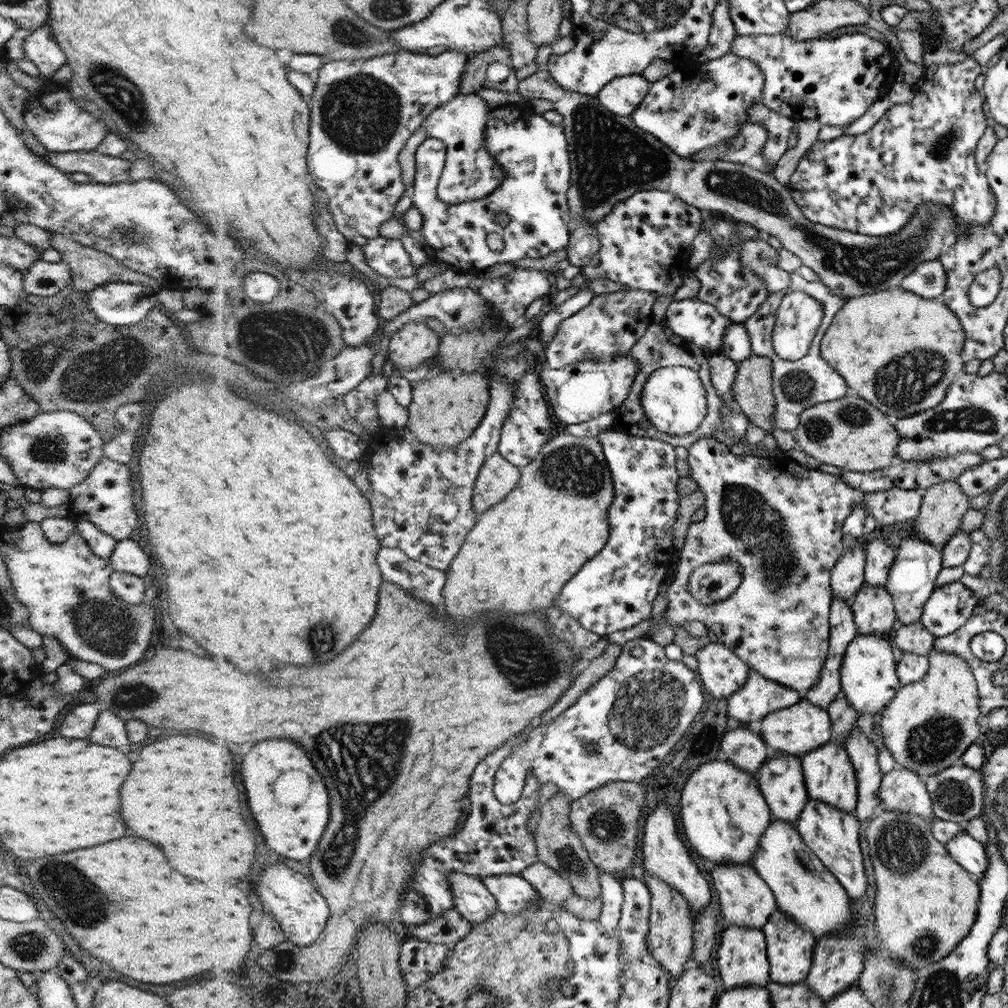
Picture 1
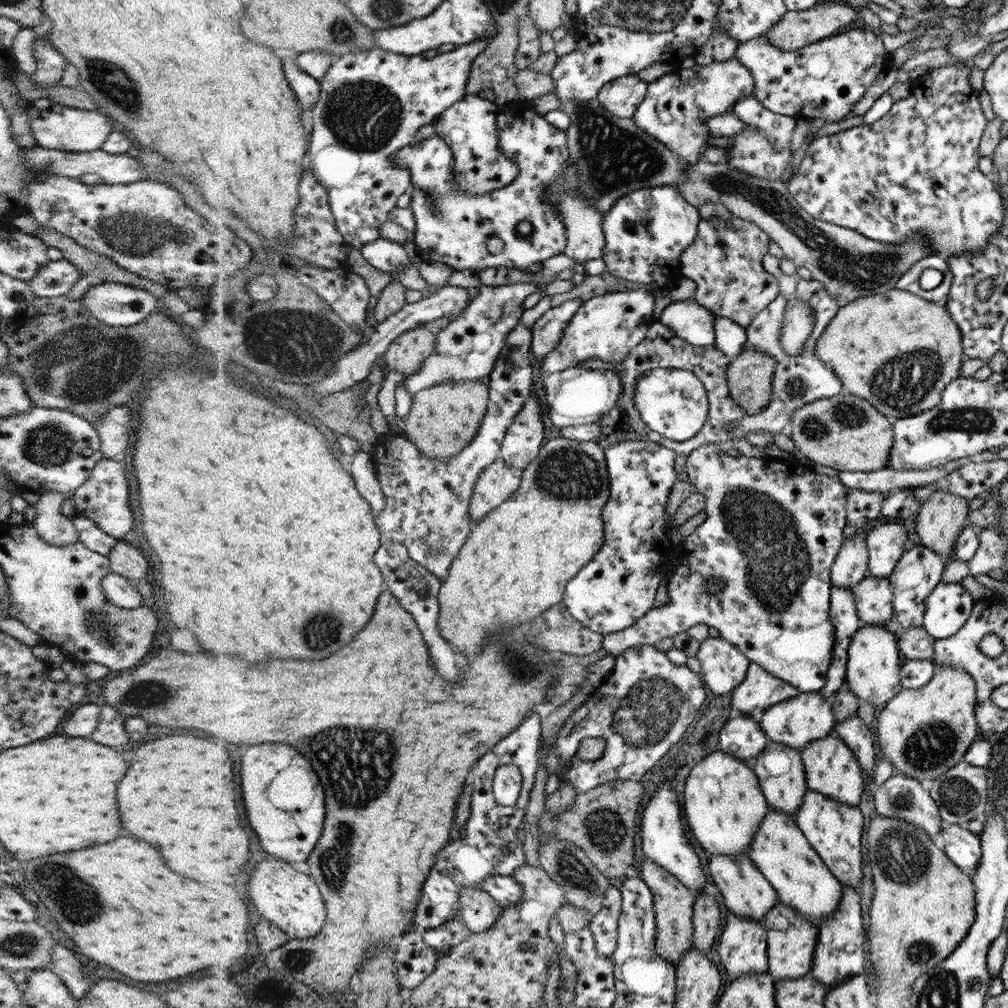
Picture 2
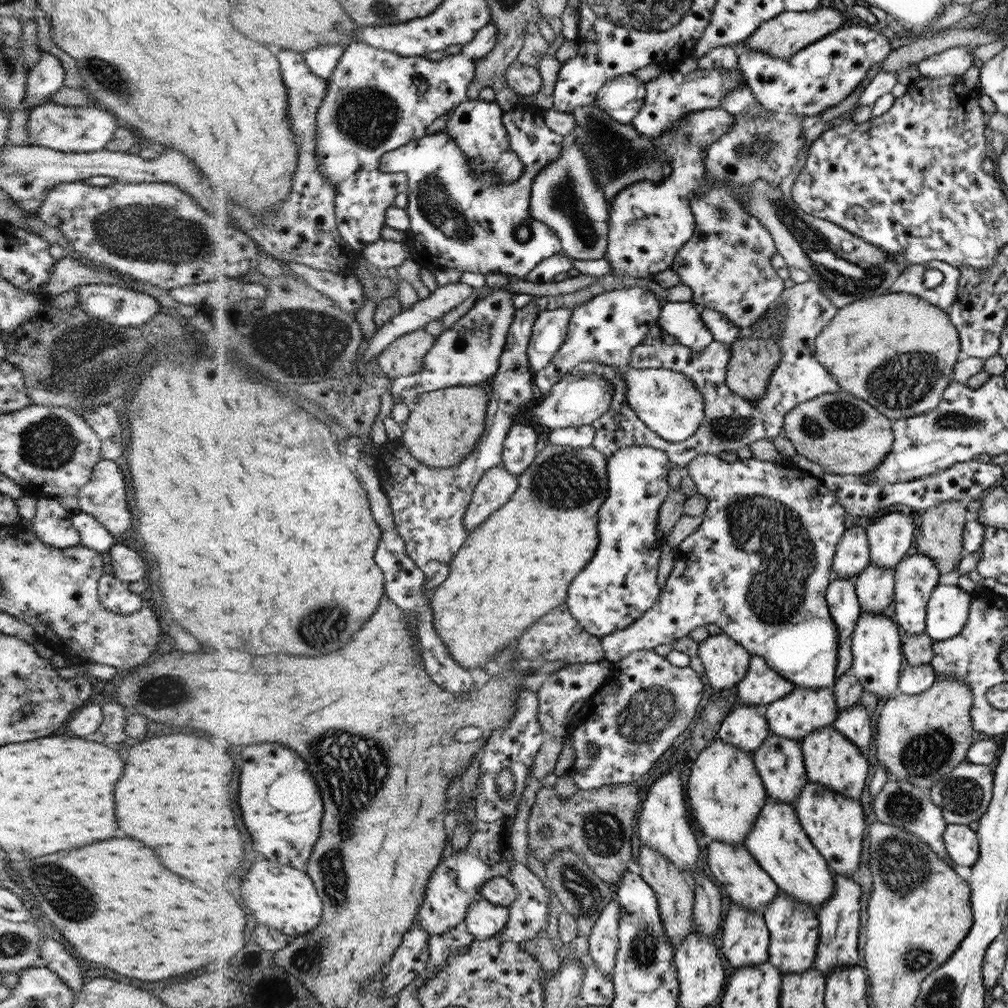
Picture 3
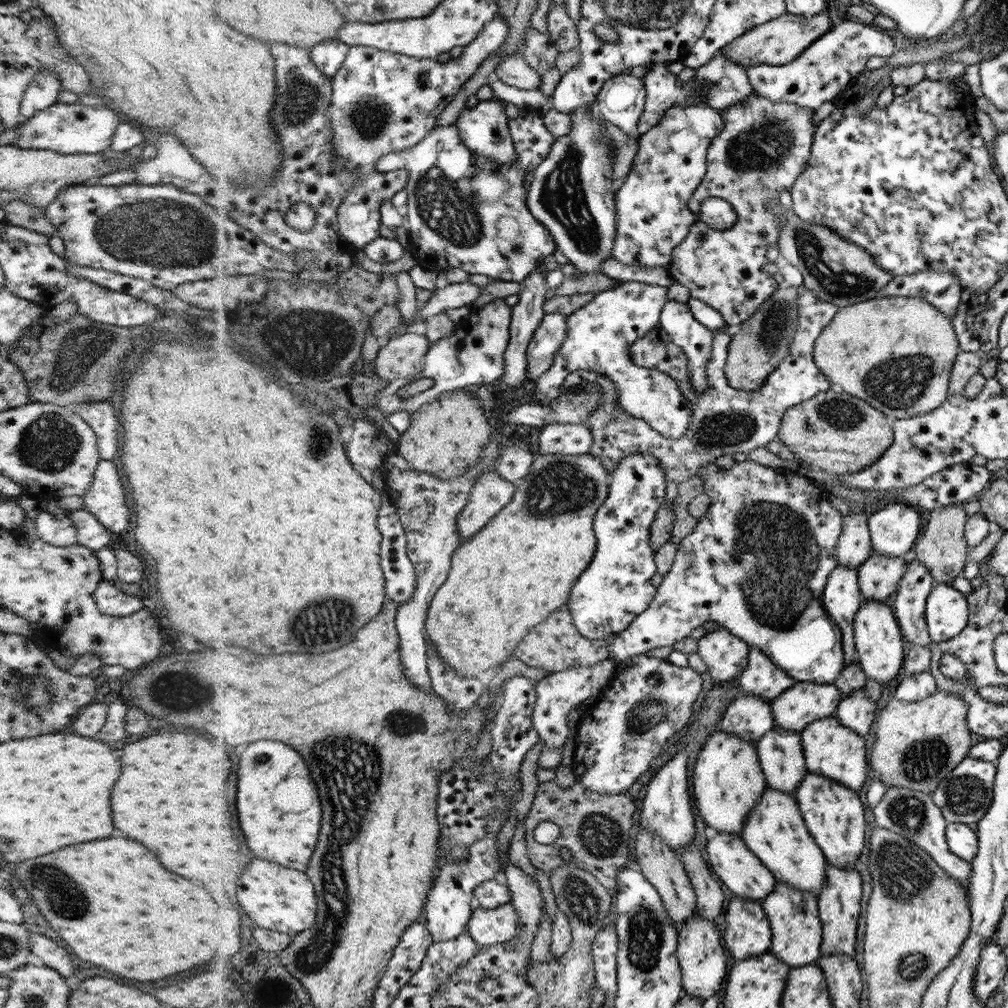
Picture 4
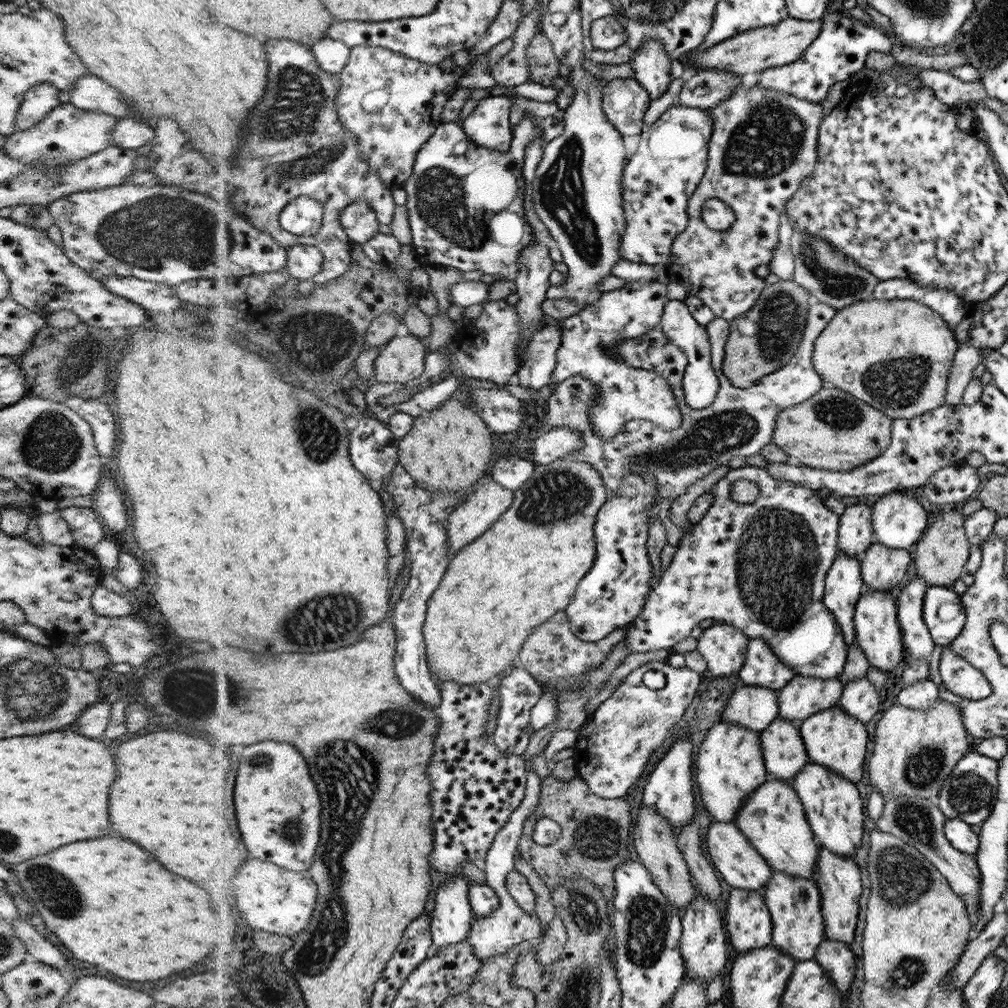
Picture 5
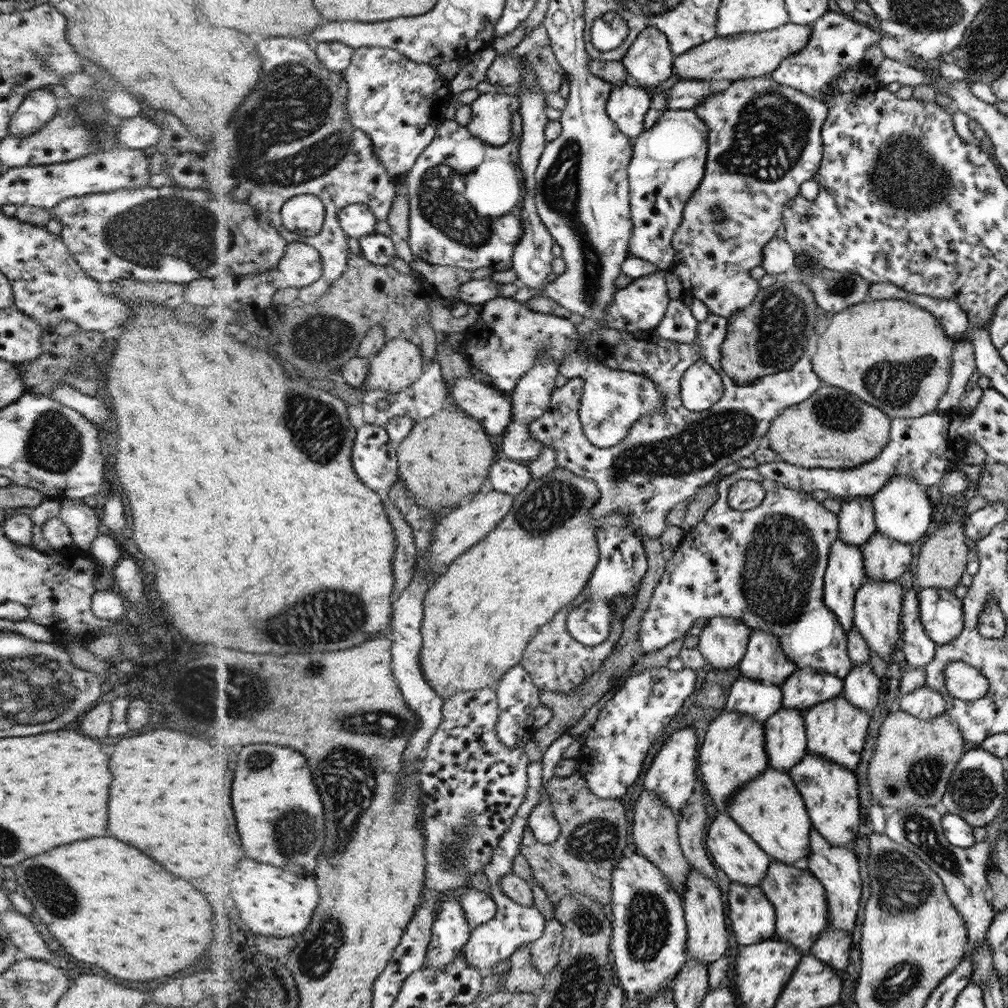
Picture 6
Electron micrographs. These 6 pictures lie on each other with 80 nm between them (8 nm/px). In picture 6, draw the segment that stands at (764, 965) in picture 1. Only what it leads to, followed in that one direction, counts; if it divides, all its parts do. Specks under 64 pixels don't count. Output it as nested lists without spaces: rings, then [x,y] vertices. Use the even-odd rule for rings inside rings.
[[[732,881],[728,906],[735,946],[752,946],[773,938],[776,933],[775,910],[759,886]]]

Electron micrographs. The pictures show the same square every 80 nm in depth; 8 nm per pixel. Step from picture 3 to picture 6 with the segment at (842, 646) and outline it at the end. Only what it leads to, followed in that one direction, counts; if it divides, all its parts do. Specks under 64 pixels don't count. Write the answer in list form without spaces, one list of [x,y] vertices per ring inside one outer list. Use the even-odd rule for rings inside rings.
[[[838,538],[831,544],[828,556],[828,564],[823,578],[823,601],[826,602],[827,608],[830,608],[838,617],[842,628],[849,631],[854,627],[853,616],[856,591],[863,586],[867,579],[863,552],[860,548],[846,544],[846,541]]]

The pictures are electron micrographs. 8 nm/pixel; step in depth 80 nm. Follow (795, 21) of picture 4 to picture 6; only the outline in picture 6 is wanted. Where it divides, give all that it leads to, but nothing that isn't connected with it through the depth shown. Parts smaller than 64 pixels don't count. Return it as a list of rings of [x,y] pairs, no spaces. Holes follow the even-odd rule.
[[[788,22],[780,28],[762,32],[742,32],[735,36],[716,36],[707,43],[692,47],[690,51],[675,57],[674,72],[678,73],[681,80],[737,80],[747,77],[769,76],[772,71],[788,55],[795,54],[807,46],[811,38],[811,25],[794,24]]]

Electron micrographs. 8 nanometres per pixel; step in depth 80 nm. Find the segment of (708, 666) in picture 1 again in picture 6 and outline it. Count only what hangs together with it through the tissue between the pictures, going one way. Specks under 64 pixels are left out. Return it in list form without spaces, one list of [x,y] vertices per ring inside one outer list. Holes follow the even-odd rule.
[[[715,616],[702,628],[698,650],[714,668],[736,667],[747,652],[751,631],[743,620]]]

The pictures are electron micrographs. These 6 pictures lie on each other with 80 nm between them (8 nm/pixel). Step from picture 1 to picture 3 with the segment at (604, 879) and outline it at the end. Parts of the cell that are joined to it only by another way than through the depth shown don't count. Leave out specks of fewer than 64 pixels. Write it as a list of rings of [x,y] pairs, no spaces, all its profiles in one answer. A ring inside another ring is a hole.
[[[616,896],[613,897],[600,913],[596,924],[591,928],[588,941],[592,960],[605,976],[612,979],[616,962],[618,941],[618,925],[620,905]]]

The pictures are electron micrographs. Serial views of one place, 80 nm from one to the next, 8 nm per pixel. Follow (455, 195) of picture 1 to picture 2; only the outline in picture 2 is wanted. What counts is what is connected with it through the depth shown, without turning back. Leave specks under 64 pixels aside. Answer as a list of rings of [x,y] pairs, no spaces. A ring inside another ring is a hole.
[[[466,94],[464,95],[464,100],[456,103],[434,122],[437,124],[437,134],[446,140],[449,154],[449,181],[454,182],[456,188],[462,194],[479,195],[484,194],[486,191],[504,188],[519,175],[518,165],[513,159],[509,159],[499,146],[500,134],[497,129],[496,116],[500,110],[501,107],[495,101],[489,101],[479,97],[479,95]]]

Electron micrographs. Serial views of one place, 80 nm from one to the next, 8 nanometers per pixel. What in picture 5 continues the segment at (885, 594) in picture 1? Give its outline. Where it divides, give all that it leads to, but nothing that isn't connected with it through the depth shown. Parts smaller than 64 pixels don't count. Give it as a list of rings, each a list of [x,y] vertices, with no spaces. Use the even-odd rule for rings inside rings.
[[[874,541],[863,552],[860,560],[865,590],[897,590],[907,579],[912,552],[904,549],[891,549]]]

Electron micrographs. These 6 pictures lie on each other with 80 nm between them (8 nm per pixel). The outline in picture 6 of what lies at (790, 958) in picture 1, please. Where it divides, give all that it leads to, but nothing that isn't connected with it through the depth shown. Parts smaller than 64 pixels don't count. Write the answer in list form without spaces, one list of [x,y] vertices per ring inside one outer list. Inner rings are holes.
[[[772,861],[767,877],[759,885],[775,910],[774,934],[778,940],[792,944],[804,955],[810,955],[812,948],[823,936],[830,923],[827,891],[818,878],[804,868]]]

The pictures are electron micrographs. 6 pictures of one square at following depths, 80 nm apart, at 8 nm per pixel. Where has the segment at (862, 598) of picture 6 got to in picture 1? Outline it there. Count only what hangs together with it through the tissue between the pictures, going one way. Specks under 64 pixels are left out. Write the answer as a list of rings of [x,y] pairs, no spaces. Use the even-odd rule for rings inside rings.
[[[857,635],[848,645],[840,667],[841,694],[859,714],[876,714],[898,694],[900,682],[896,676],[896,660],[888,635]]]

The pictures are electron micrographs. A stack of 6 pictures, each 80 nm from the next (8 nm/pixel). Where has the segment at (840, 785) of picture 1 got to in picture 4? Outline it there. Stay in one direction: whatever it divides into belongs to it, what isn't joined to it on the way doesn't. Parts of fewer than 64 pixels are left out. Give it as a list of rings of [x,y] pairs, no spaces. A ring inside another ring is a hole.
[[[836,714],[808,723],[800,735],[802,736],[808,772],[821,774],[855,791],[859,791],[863,787],[864,780],[868,778],[866,777],[868,762],[864,747],[865,739],[862,735],[844,726]]]

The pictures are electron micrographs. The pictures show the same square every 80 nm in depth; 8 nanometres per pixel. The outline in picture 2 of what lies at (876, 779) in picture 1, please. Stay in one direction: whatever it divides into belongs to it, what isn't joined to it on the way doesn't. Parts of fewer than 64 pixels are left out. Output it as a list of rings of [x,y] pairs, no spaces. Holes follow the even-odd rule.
[[[858,714],[852,715],[846,720],[835,723],[834,734],[840,736],[855,752],[860,764],[863,765],[863,774],[866,780],[874,780],[874,742],[870,727],[858,717]]]

